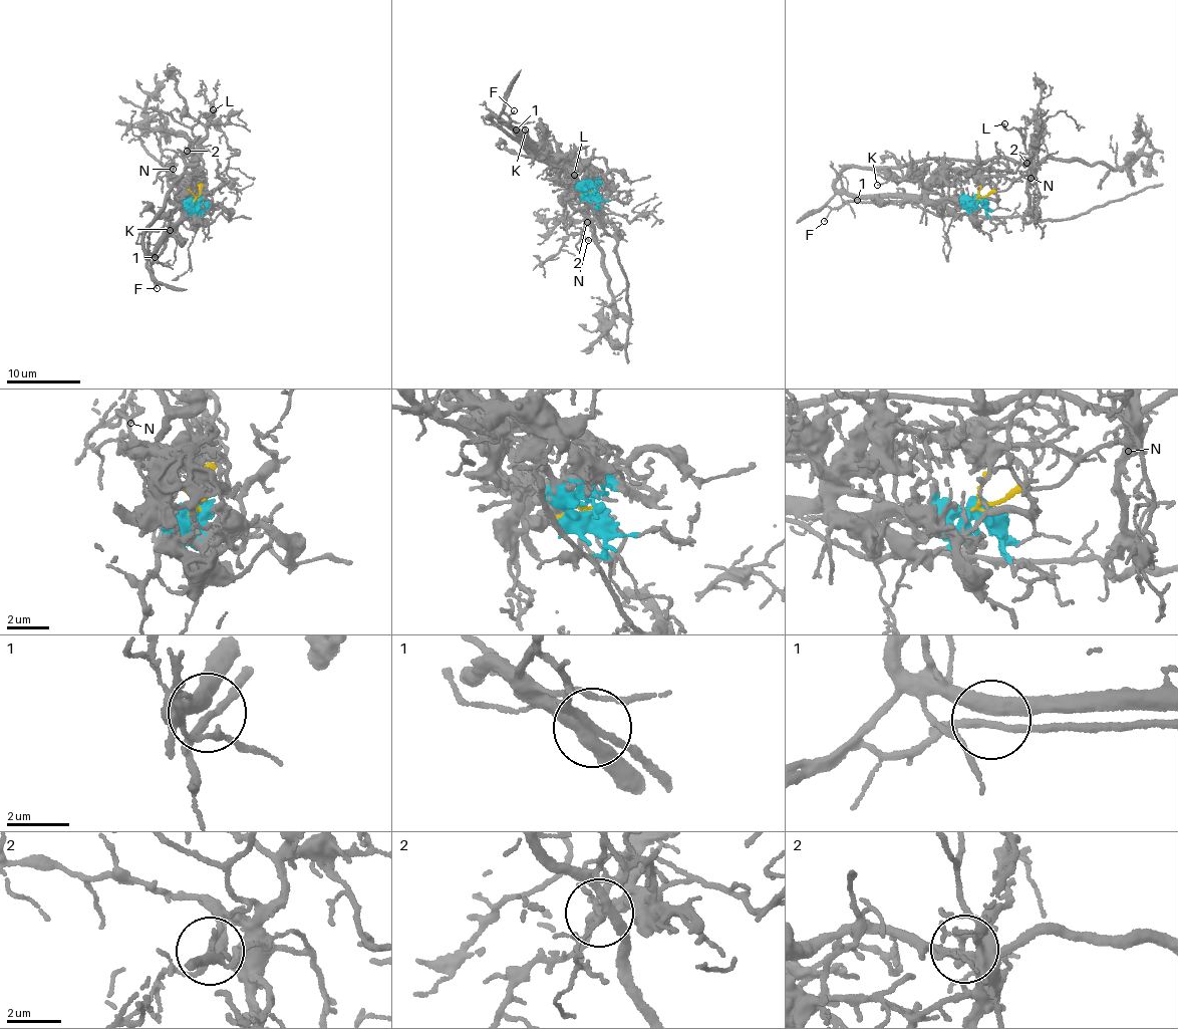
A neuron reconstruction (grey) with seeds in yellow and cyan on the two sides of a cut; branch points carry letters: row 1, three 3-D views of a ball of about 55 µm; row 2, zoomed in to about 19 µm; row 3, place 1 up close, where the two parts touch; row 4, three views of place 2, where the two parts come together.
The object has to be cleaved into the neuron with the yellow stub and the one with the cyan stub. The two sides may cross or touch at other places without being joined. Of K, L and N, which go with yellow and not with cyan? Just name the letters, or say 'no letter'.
L, N

